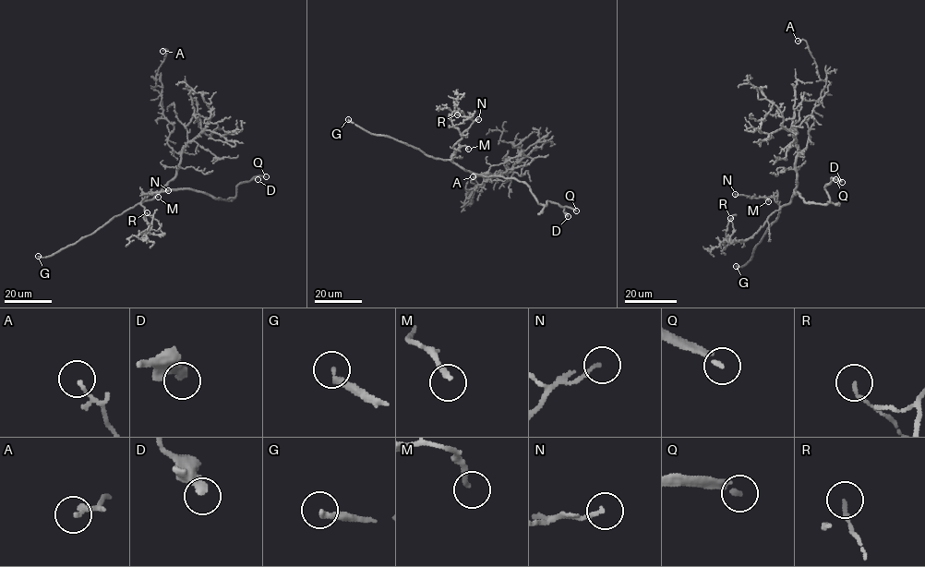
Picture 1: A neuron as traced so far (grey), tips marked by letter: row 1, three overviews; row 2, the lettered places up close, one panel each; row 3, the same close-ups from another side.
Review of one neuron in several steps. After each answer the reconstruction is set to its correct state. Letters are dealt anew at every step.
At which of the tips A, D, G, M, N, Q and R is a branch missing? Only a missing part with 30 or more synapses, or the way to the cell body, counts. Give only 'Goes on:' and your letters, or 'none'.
Goes on: D, G, Q

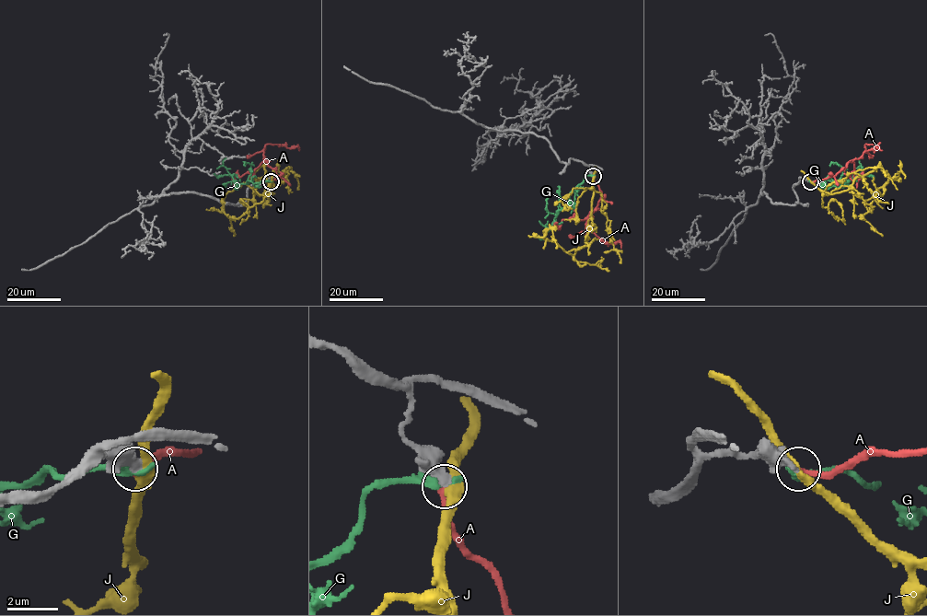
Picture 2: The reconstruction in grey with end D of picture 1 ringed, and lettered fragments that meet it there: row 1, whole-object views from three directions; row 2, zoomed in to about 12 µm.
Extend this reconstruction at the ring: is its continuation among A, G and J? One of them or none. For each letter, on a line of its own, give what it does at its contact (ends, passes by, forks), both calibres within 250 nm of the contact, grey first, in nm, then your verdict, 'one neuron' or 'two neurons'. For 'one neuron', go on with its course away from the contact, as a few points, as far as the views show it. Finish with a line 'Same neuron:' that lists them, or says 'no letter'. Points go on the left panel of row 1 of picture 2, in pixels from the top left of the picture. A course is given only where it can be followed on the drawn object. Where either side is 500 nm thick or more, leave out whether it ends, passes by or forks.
A: it ends; calibres 400 and 240 nm; one neuron; course (271, 180), (279, 178), (264, 158), (264, 147), (270, 144), (296, 147), (299, 150)
G: calibres 650 and 400 nm; two neurons
J: it passes by; calibres 400 and 340 nm; two neurons
Same neuron: A

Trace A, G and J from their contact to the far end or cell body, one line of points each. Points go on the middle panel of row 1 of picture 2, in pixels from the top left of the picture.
A: (593, 176), (601, 191), (596, 209), (588, 215), (586, 231), (609, 243), (619, 242), (621, 248)
G: (592, 175), (585, 176), (571, 192), (569, 203), (560, 210), (551, 229), (541, 238), (536, 234)
J: (593, 176), (586, 243), (572, 255), (544, 236), (546, 230), (546, 234), (550, 229), (556, 248)

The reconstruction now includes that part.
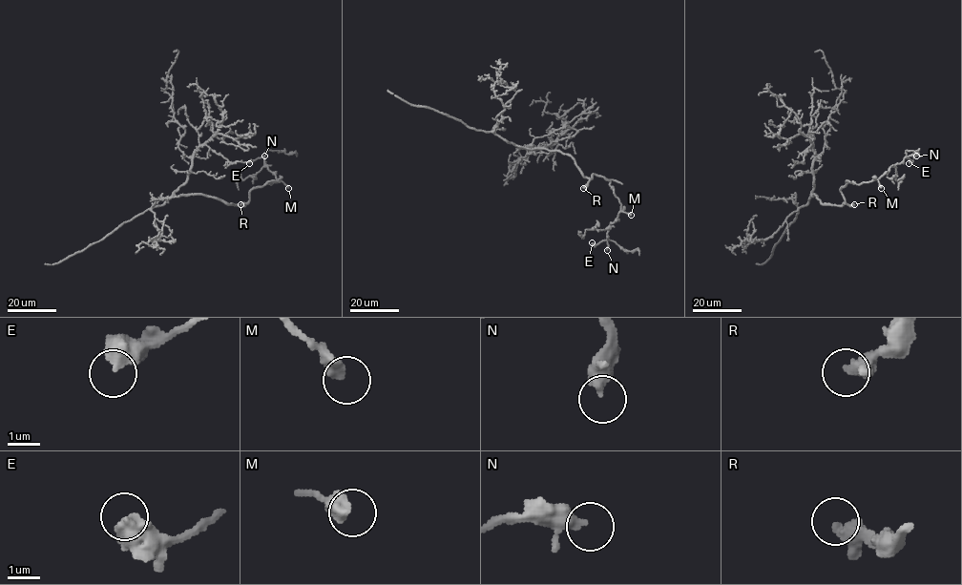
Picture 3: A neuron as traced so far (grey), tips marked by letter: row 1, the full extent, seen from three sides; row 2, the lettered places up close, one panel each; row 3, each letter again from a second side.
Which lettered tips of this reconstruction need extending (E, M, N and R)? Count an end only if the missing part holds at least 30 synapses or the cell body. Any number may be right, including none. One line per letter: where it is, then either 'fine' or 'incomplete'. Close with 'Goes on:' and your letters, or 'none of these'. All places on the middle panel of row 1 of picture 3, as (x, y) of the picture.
E: at (592, 242); fine
M: at (631, 215); fine
N: at (607, 250); fine
R: at (583, 188); incomplete
Goes on: R

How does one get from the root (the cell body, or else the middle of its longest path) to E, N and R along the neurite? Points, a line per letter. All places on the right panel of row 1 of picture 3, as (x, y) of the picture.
E: (814, 194), (823, 204), (841, 205), (845, 199), (840, 189), (847, 182), (878, 179), (906, 156), (909, 163)
N: (814, 194), (823, 204), (841, 205), (845, 199), (840, 189), (847, 182), (878, 179), (906, 156), (916, 156)
R: (814, 194), (823, 204), (854, 204)

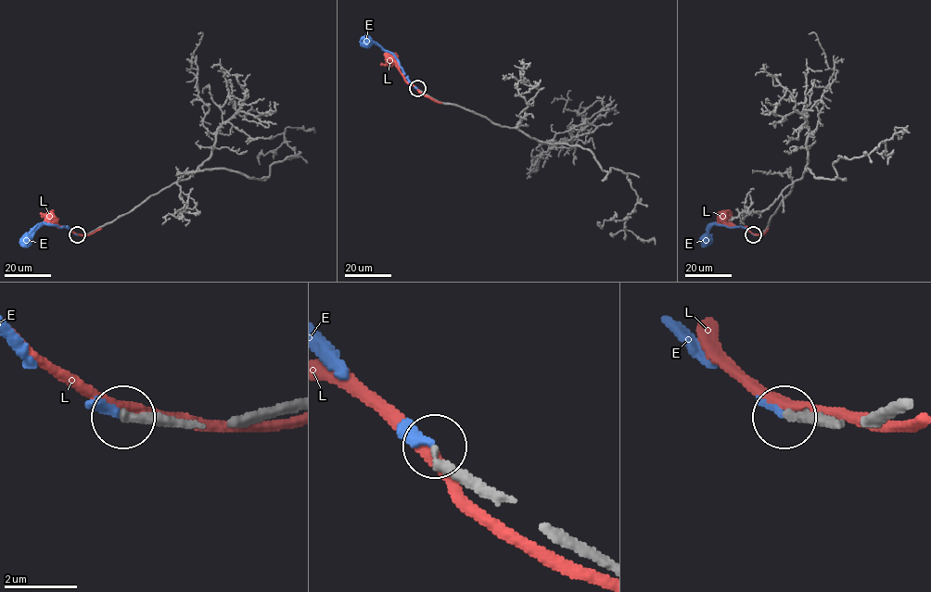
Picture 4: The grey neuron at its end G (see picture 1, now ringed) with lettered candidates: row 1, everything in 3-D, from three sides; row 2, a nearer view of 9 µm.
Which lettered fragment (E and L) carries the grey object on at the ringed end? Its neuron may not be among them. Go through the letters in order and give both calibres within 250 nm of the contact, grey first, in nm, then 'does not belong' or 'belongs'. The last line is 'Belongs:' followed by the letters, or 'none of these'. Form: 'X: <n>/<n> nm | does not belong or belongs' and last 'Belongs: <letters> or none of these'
E: 280/280 nm | belongs
L: 380/280 nm | does not belong
Belongs: E

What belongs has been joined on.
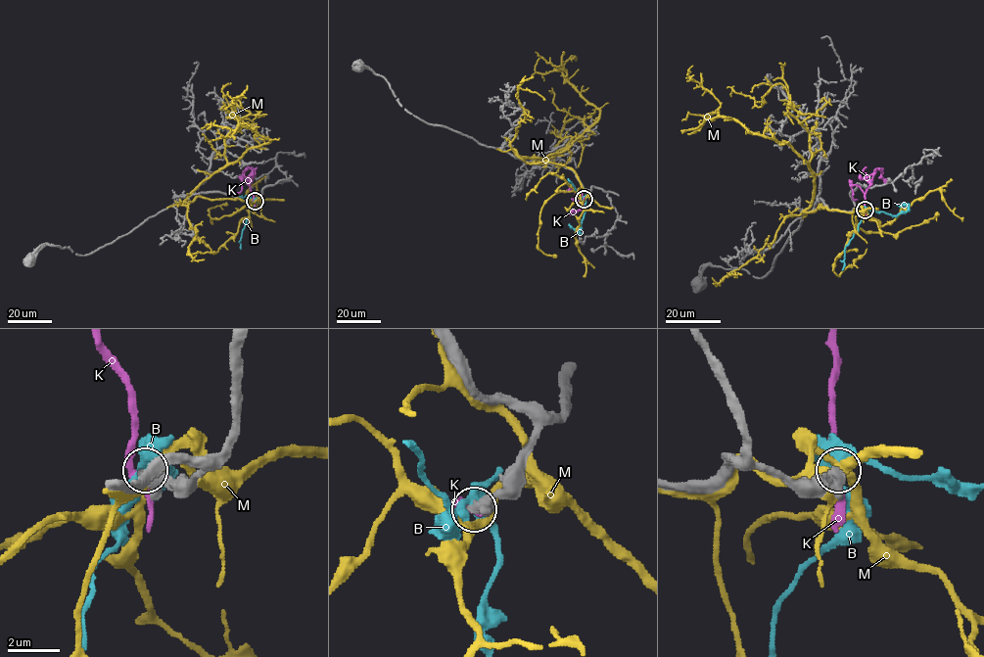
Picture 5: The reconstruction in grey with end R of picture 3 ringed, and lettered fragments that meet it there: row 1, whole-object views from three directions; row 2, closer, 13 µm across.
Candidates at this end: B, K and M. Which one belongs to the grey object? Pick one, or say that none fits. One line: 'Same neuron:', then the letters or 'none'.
Same neuron: none

